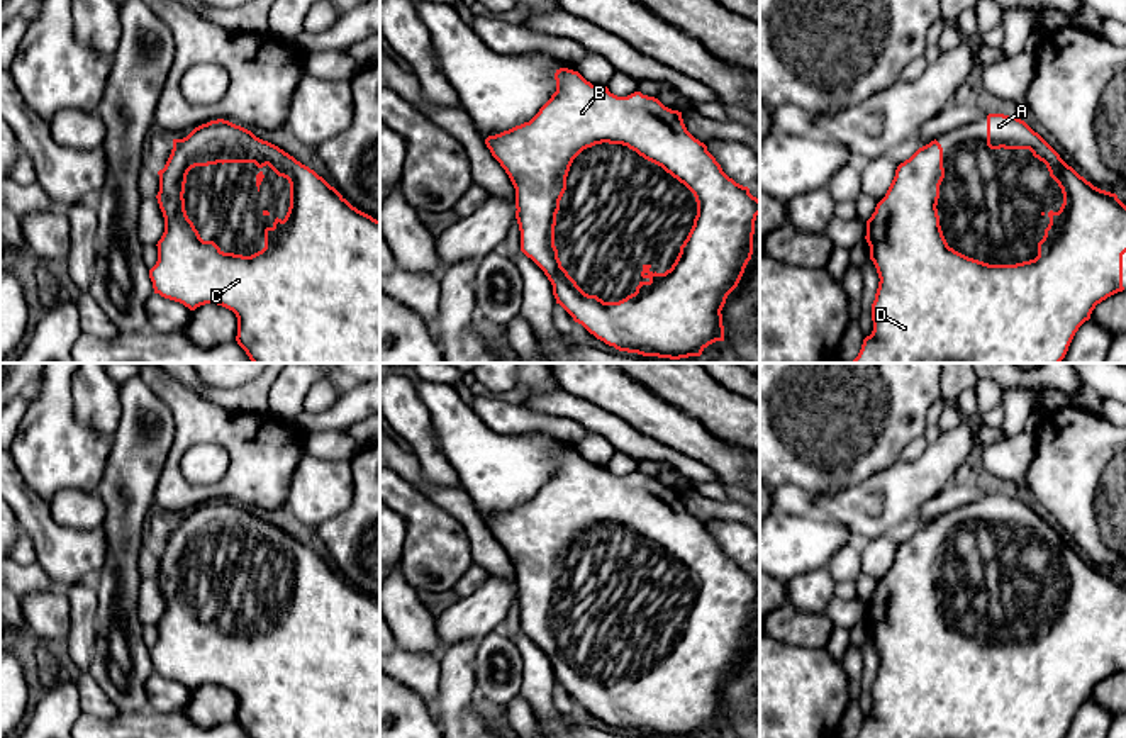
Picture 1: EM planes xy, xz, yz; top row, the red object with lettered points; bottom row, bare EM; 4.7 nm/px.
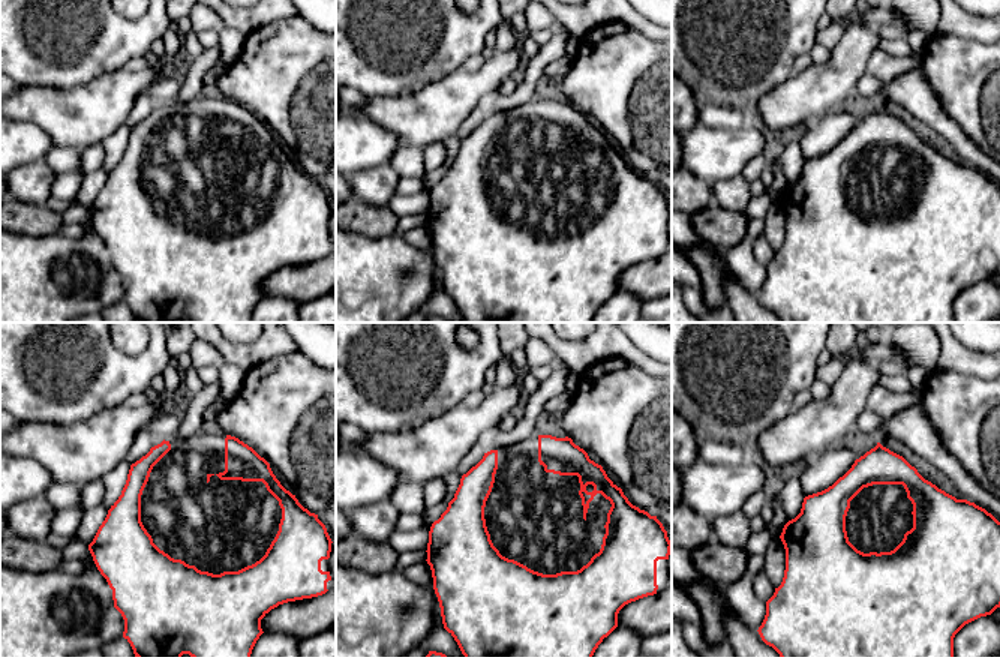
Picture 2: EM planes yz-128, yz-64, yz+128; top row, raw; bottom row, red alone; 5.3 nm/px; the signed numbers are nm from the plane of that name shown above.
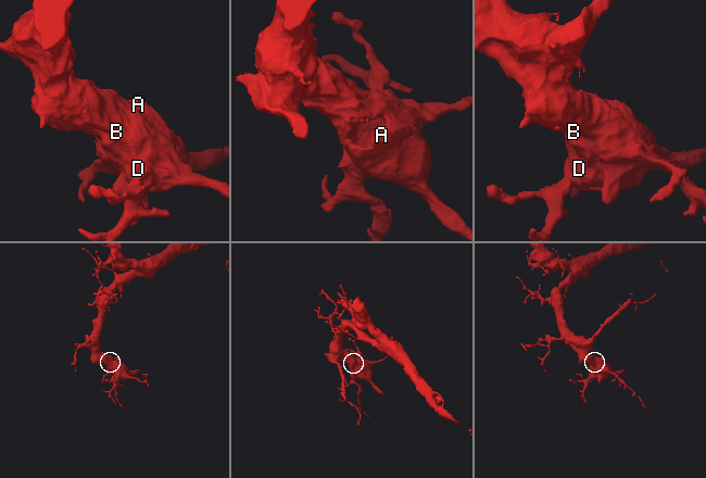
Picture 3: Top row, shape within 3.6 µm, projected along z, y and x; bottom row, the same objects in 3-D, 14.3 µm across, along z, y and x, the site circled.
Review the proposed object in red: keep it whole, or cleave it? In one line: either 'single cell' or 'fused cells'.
single cell

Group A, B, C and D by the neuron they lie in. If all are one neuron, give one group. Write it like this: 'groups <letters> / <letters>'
groups A B C D

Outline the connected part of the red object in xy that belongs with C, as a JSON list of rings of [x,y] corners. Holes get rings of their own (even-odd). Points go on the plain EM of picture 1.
[[[217,499],[195,507],[187,517],[173,519],[171,534],[159,555],[156,575],[164,597],[158,621],[158,641],[149,650],[154,674],[195,690],[217,684],[237,697],[237,724],[249,738],[380,738],[380,601],[353,587],[314,550],[251,511]],[[217,543],[254,543],[270,546],[290,563],[290,587],[285,599],[265,609],[265,628],[251,636],[224,633],[214,621],[203,621],[185,590],[187,555],[195,546]]]

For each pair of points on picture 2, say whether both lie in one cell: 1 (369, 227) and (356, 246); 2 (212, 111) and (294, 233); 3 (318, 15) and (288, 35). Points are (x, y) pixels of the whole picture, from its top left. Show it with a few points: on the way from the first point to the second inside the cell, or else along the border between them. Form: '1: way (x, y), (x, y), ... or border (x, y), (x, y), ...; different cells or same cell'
1: border (351, 231), (372, 237), (386, 237), (395, 233); different cells
2: way (212, 141), (212, 150), (264, 203); same cell
3: border (300, 15), (320, 32); different cells

